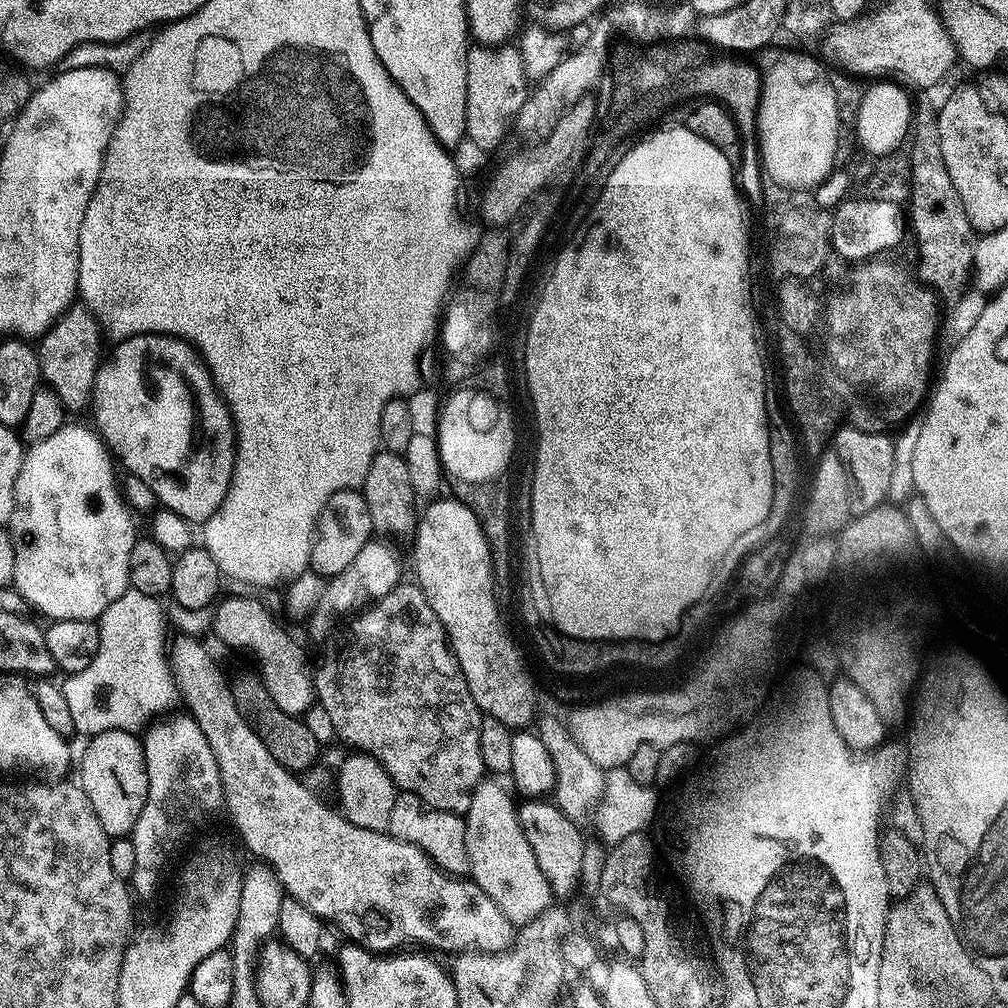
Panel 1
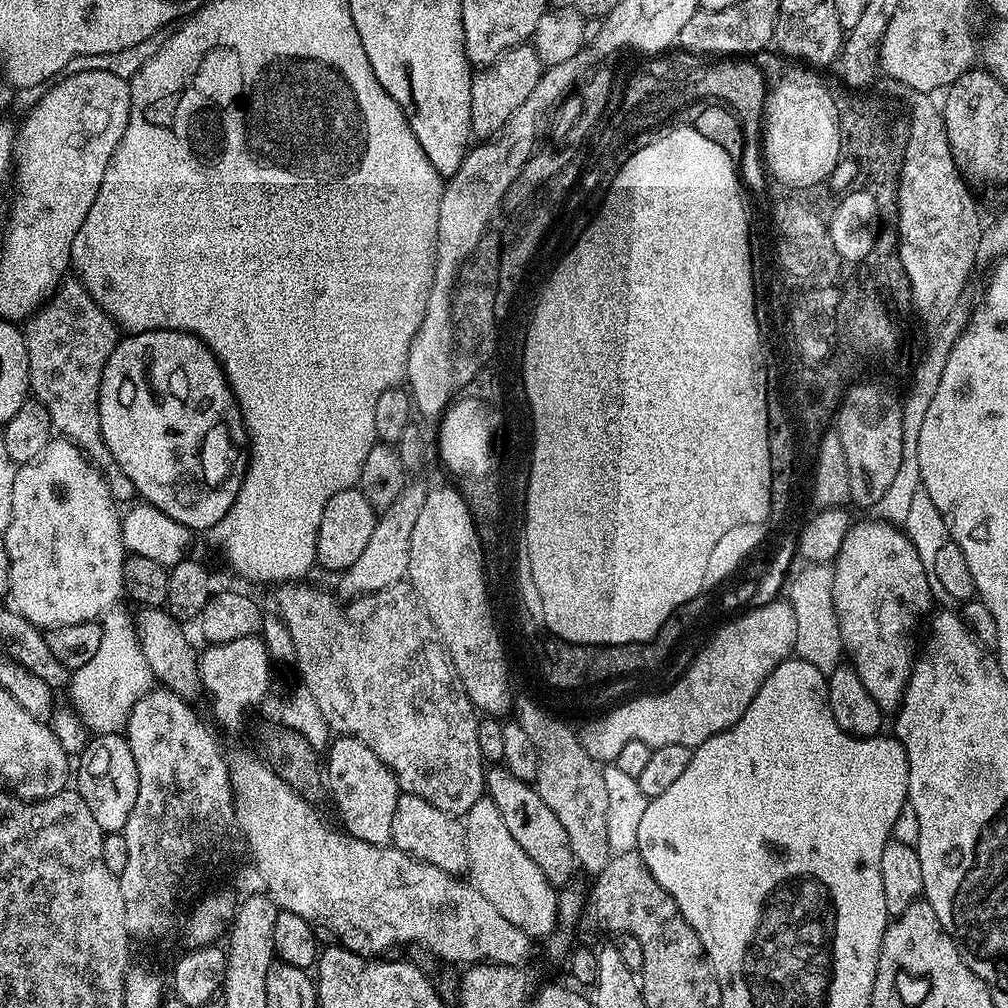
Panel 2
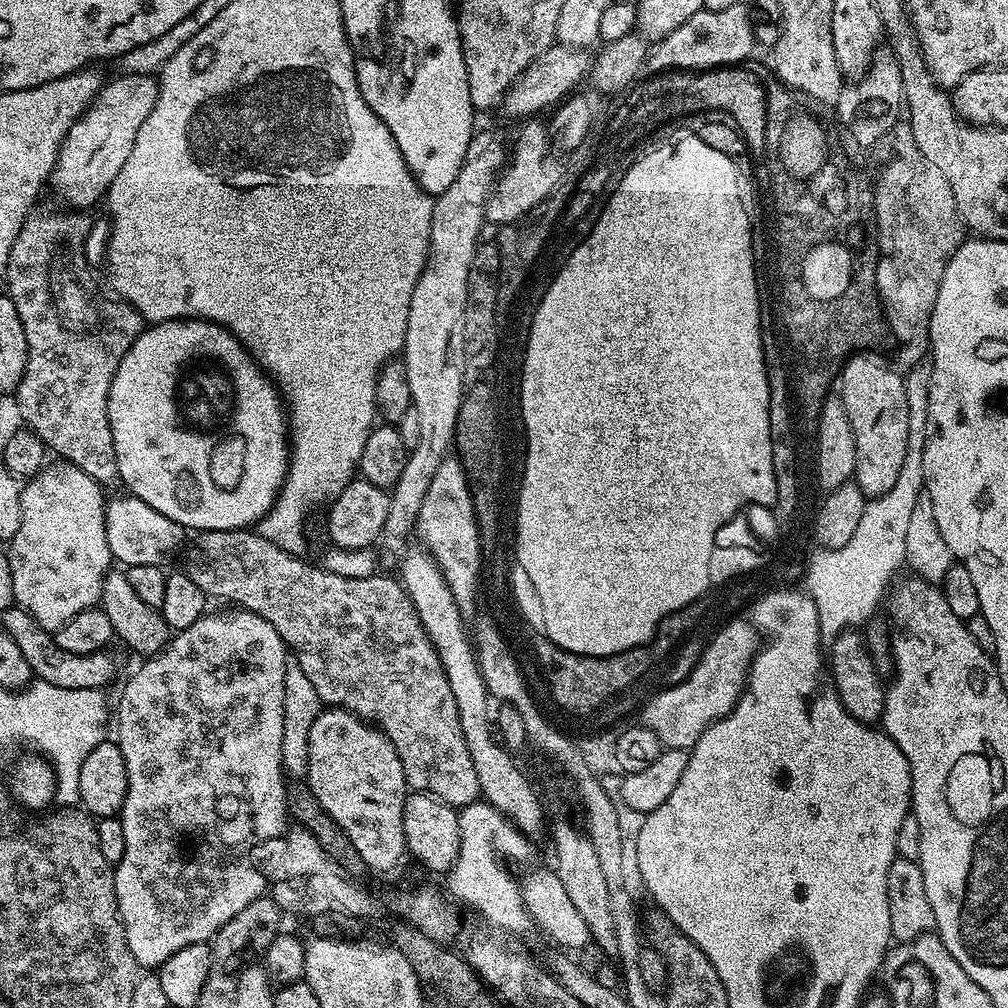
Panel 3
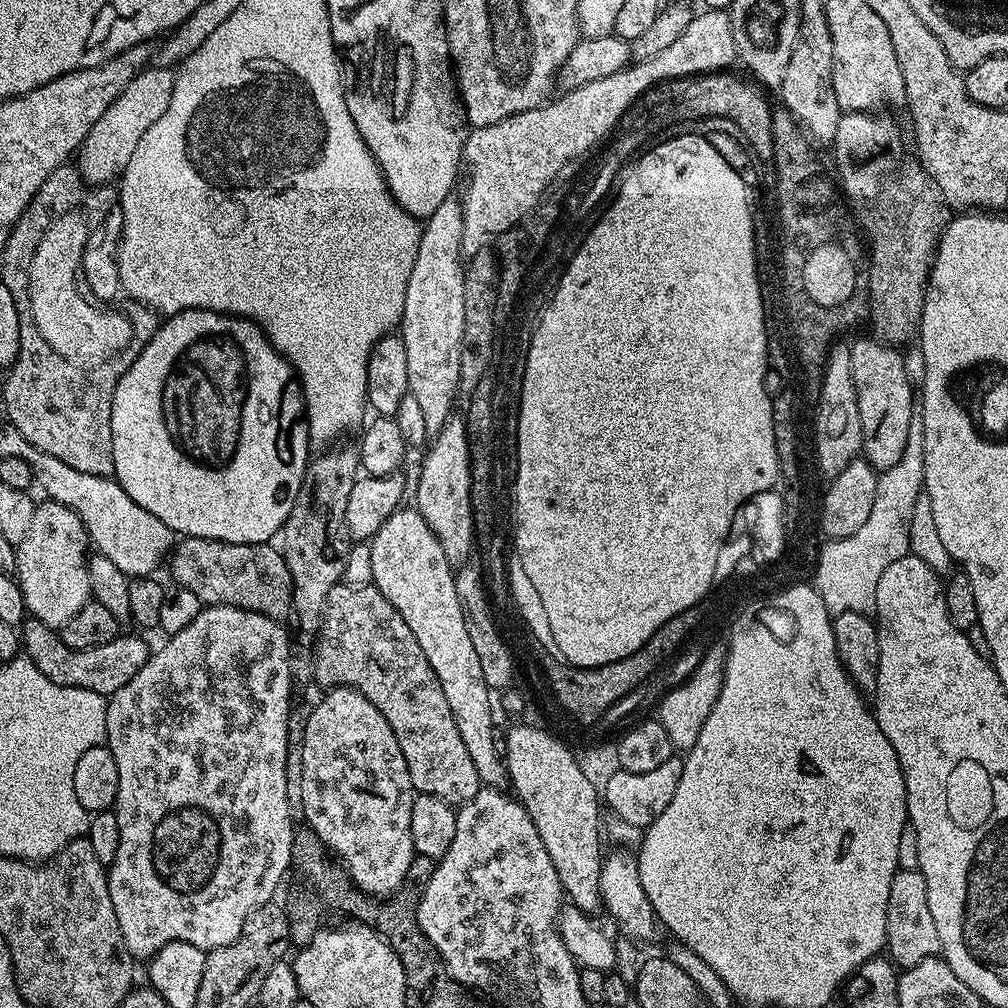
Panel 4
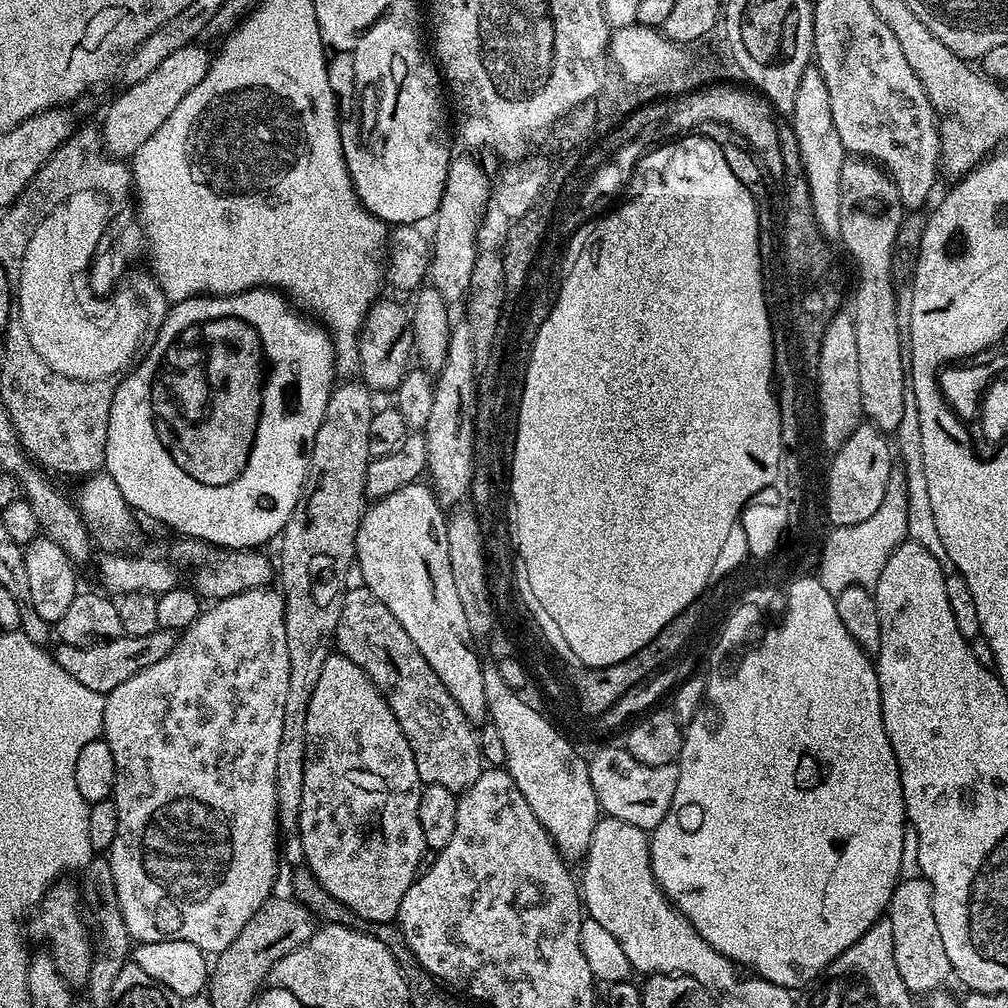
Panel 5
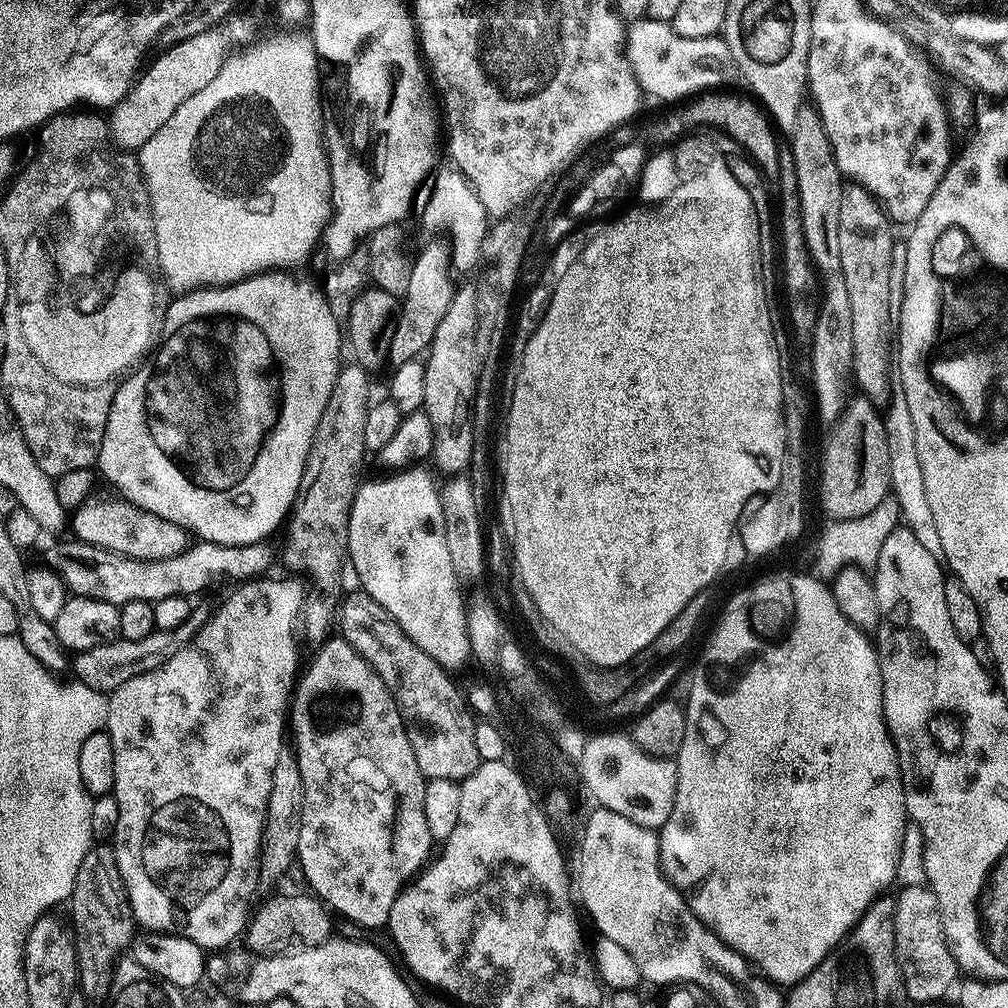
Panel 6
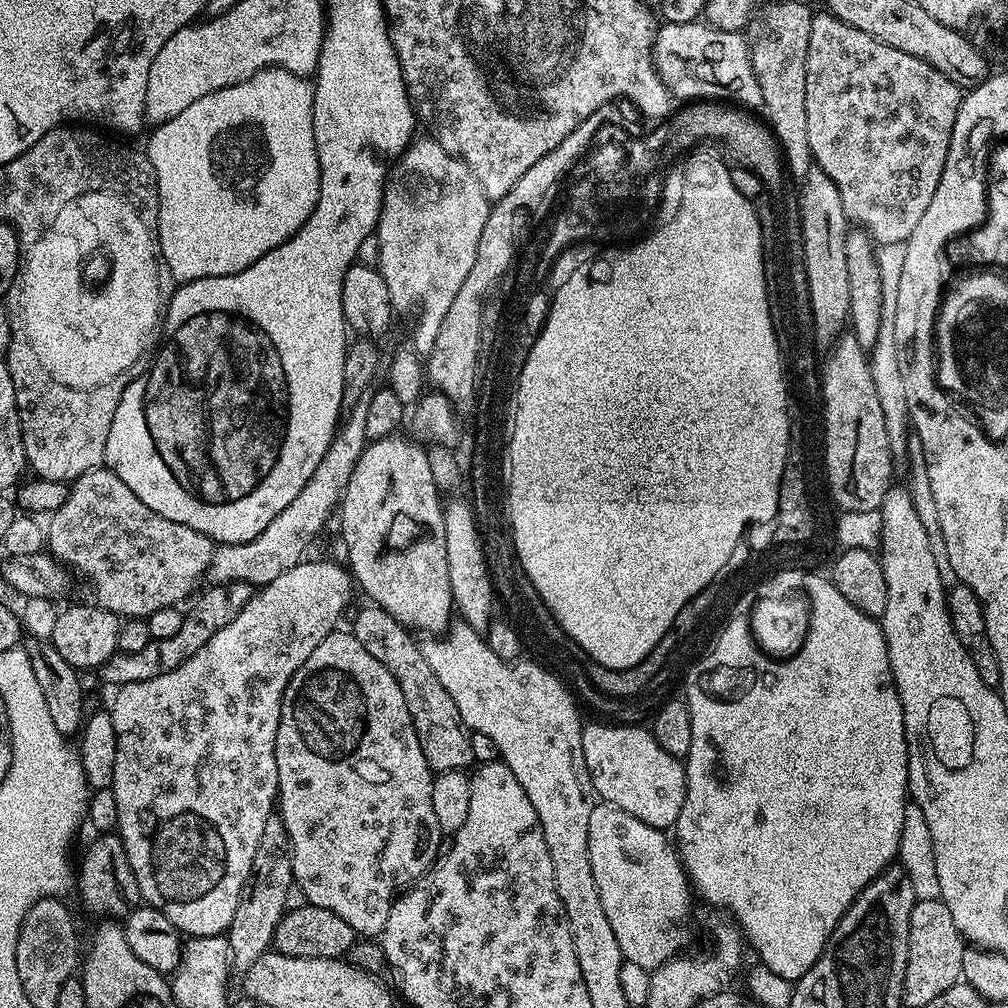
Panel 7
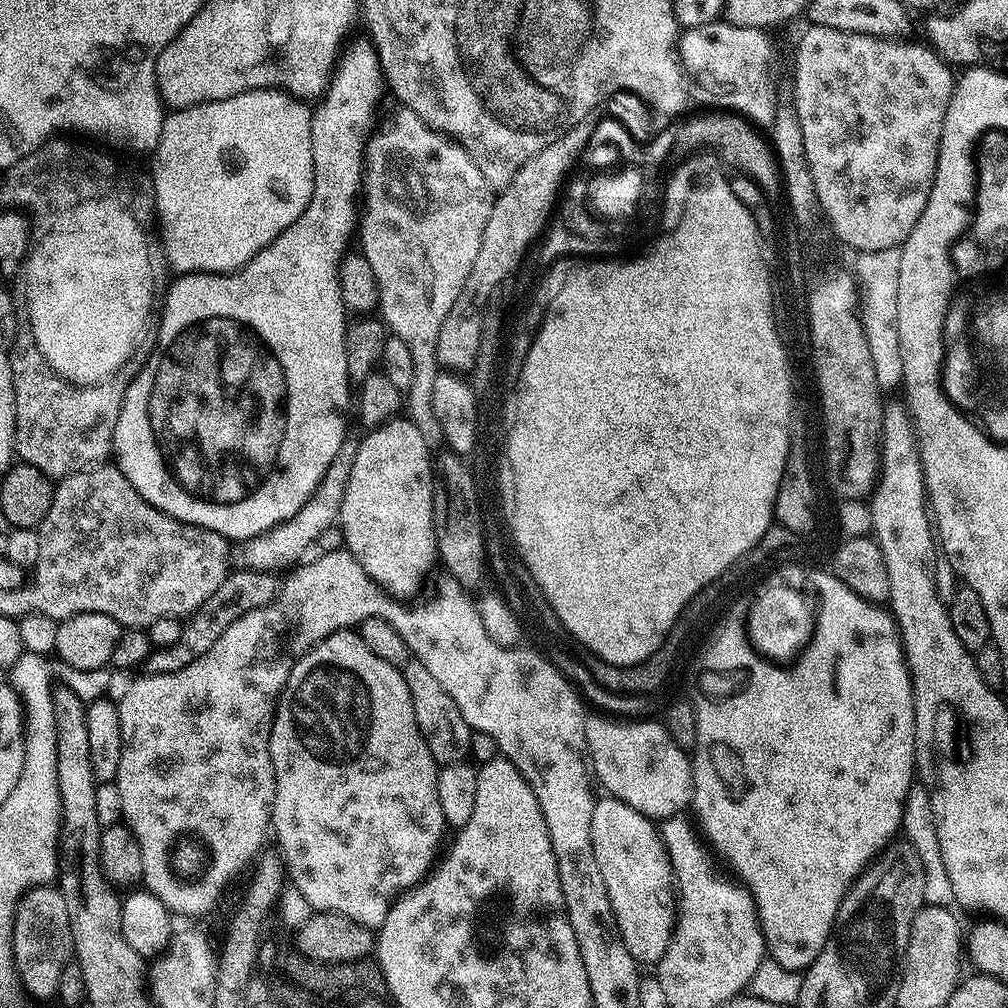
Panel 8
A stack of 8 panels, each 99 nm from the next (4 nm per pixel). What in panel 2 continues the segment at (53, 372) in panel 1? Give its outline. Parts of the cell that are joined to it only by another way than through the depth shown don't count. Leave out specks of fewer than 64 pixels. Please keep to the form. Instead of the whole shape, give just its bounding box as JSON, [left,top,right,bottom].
[26,278,121,458]

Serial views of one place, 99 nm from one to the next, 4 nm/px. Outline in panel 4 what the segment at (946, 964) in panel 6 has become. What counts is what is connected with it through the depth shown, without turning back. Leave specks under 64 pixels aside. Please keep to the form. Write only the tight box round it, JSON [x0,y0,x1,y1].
[886,868,940,969]

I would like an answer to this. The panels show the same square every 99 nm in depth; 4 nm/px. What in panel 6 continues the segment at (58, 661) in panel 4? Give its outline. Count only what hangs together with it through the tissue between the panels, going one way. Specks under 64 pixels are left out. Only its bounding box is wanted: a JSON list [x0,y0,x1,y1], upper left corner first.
[70,603,210,694]

